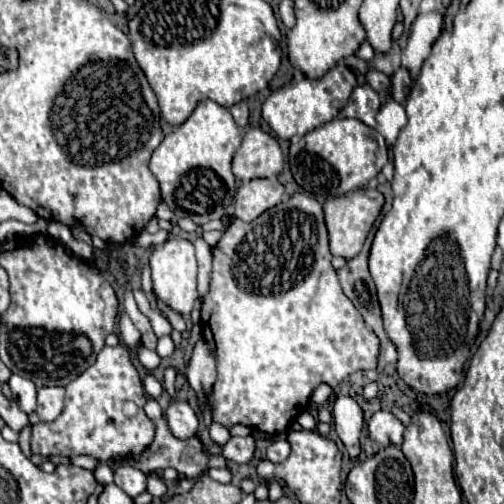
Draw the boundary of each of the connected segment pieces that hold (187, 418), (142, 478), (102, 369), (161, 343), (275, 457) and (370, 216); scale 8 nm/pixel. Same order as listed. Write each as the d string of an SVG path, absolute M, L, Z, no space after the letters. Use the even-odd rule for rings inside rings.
M171 401L169 409L165 411L165 419L167 419L171 433L177 439L191 439L197 433L199 419L197 419L197 415L195 415L195 411L191 409L189 403Z
M119 465L115 469L115 485L121 487L129 497L137 497L145 491L147 475L131 465Z
M125 345L103 347L103 351L97 355L97 361L65 389L67 397L63 413L53 423L33 425L33 453L43 457L93 455L97 459L111 459L119 455L139 455L151 445L155 425L143 411L147 401L145 389ZM125 401L133 401L137 405L137 413L133 417L123 413Z
M170 335L163 336L158 339L156 352L160 357L169 357L170 355L172 355L174 350L175 345Z
M284 438L274 440L273 445L267 447L267 459L273 463L283 463L289 457L289 453L291 453L291 449Z
M357 189L339 199L327 201L323 209L325 209L325 223L329 229L331 253L337 257L345 257L345 259L353 259L355 255L359 255L375 219L379 217L383 209L383 203L385 199L377 189Z

